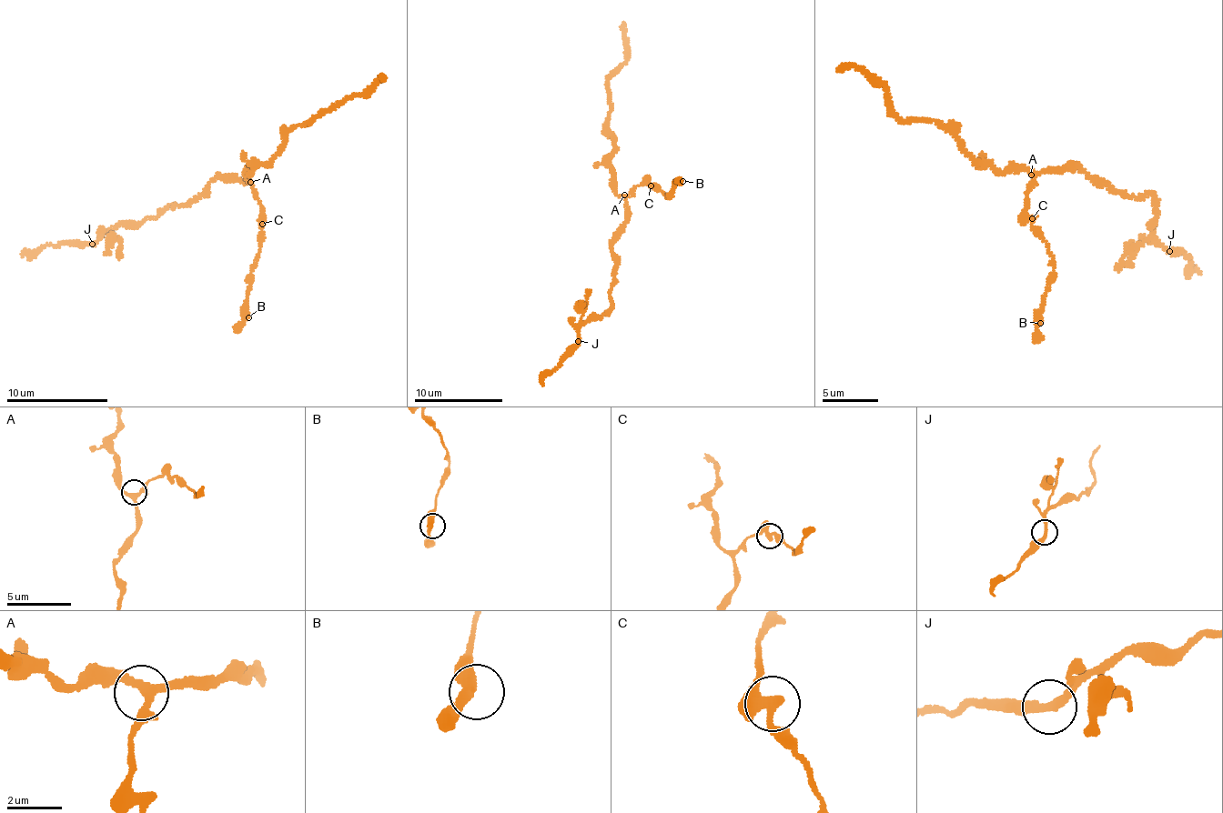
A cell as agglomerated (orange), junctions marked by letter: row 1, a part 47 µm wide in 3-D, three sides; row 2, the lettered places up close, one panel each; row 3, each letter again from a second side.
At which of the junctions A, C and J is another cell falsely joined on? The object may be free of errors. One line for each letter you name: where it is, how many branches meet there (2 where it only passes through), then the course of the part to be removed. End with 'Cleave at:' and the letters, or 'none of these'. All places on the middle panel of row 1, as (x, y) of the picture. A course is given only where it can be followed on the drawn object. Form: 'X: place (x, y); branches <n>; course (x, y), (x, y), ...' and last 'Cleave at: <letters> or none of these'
C: place (651, 185); branches 3; course (650, 185), (654, 183), (668, 197), (682, 180), (677, 179)
Cleave at: C

